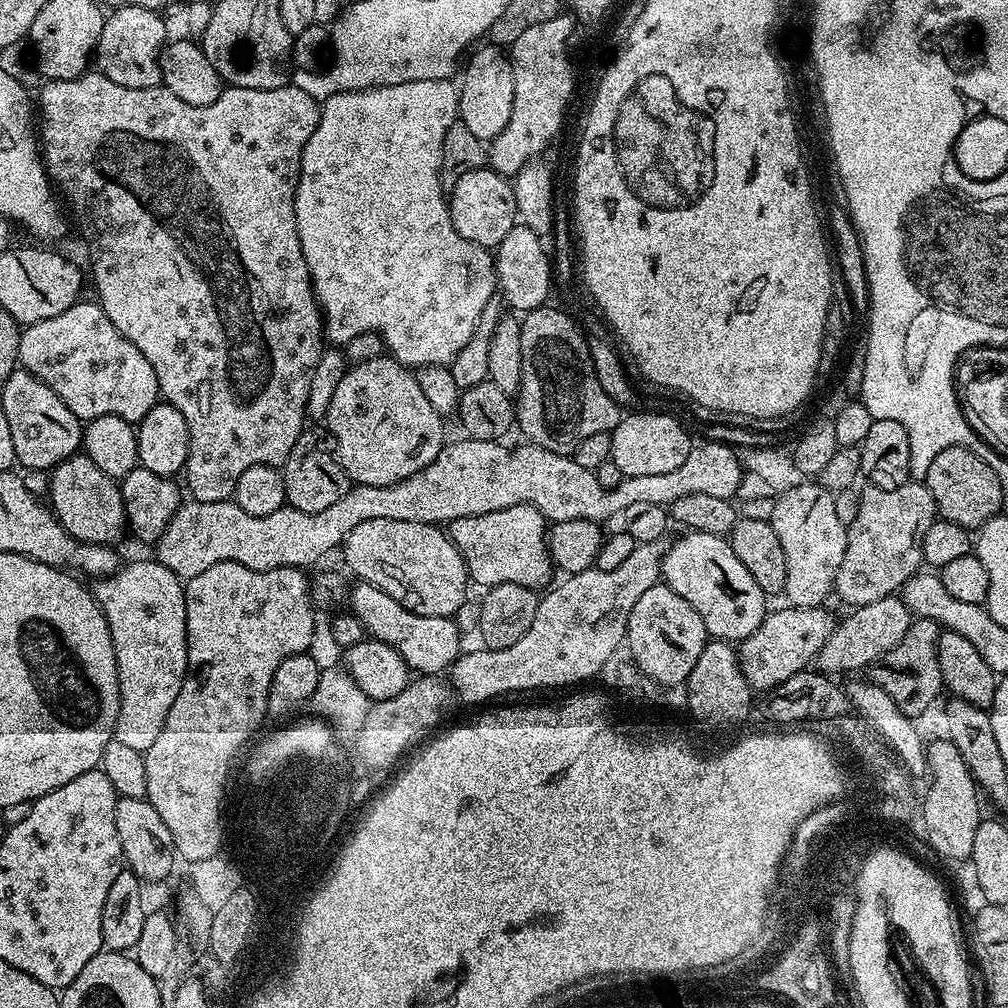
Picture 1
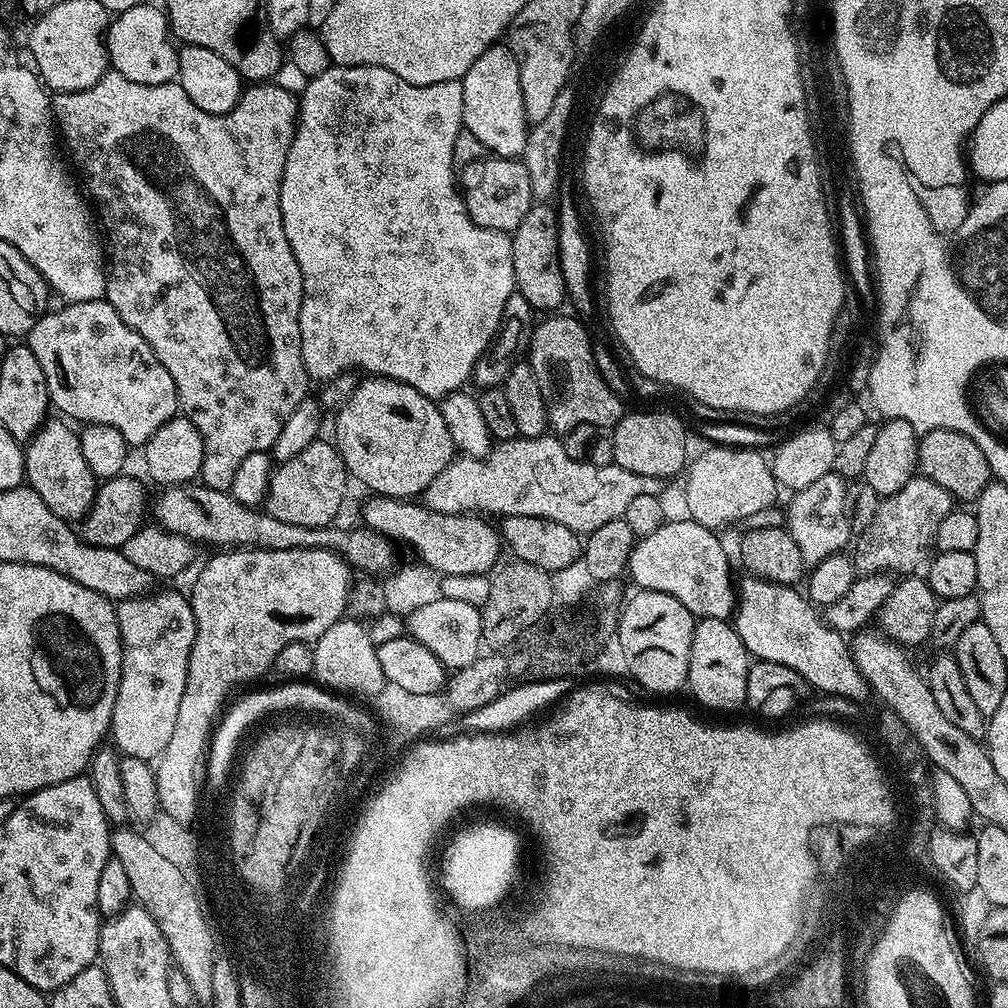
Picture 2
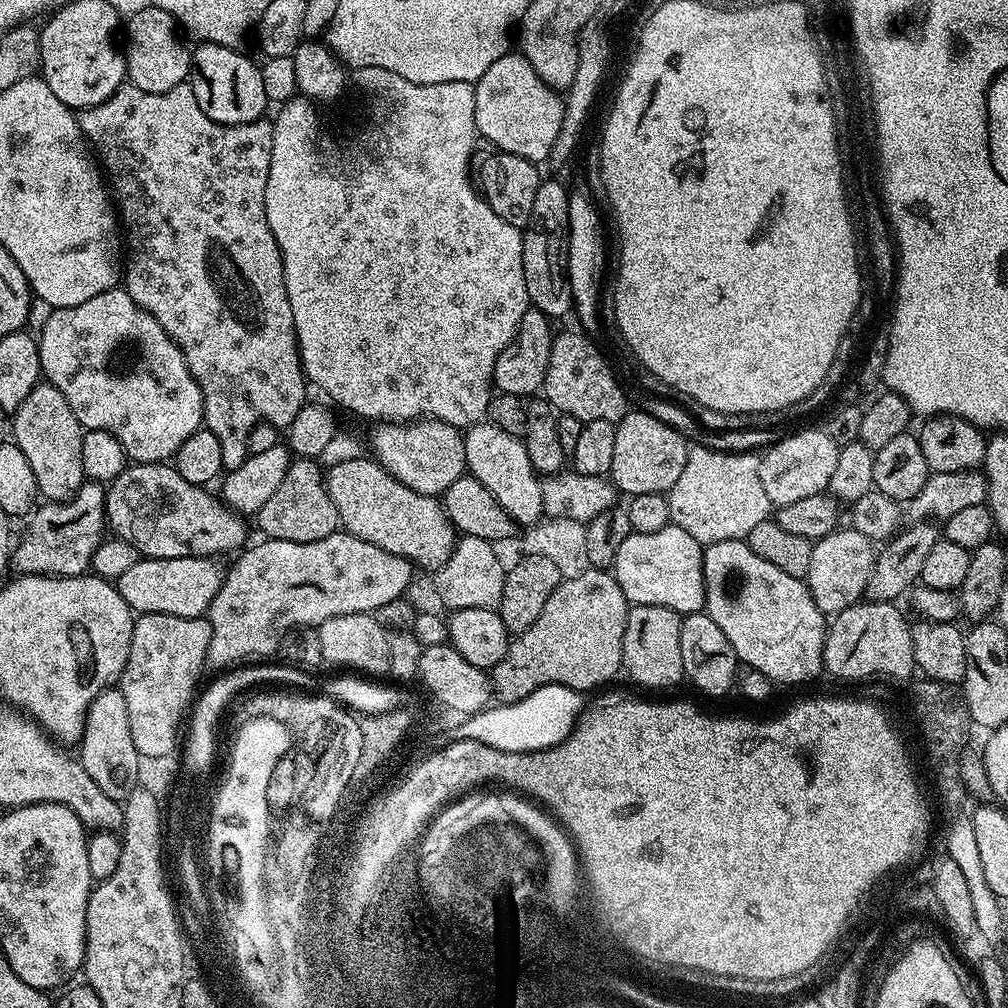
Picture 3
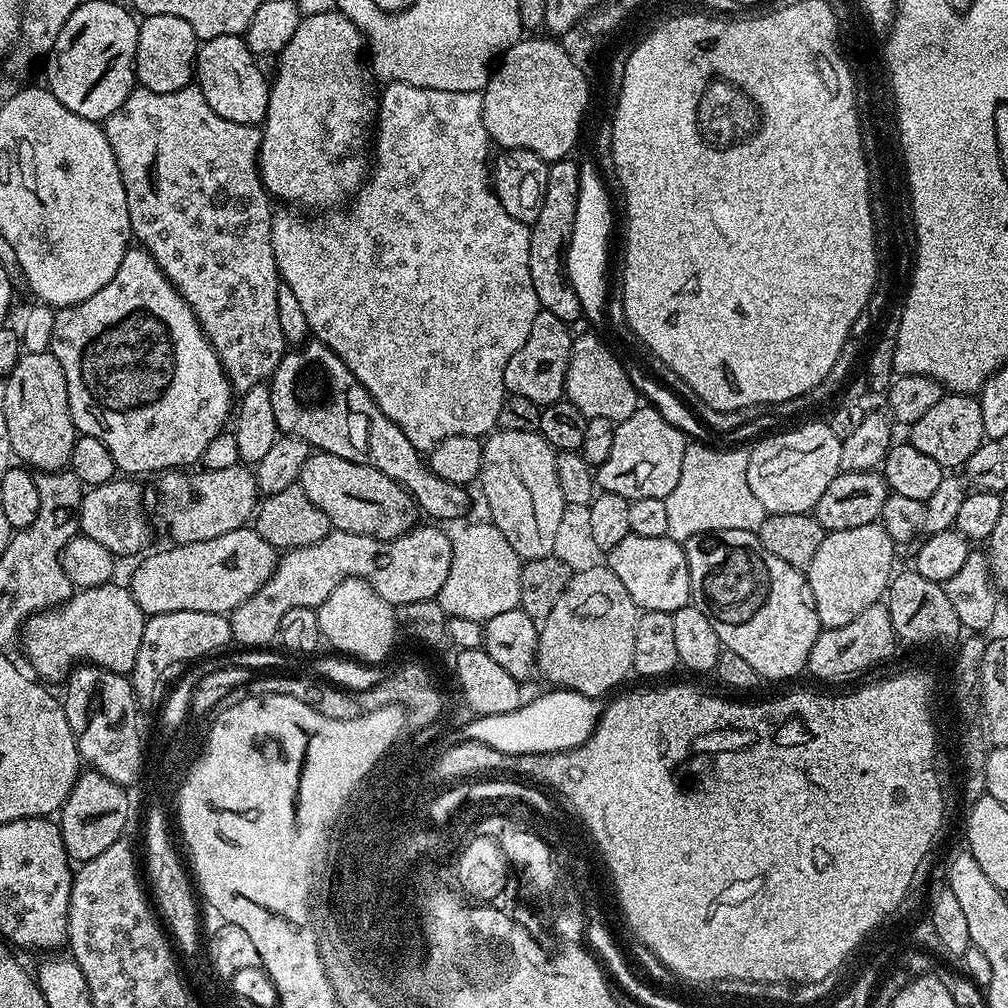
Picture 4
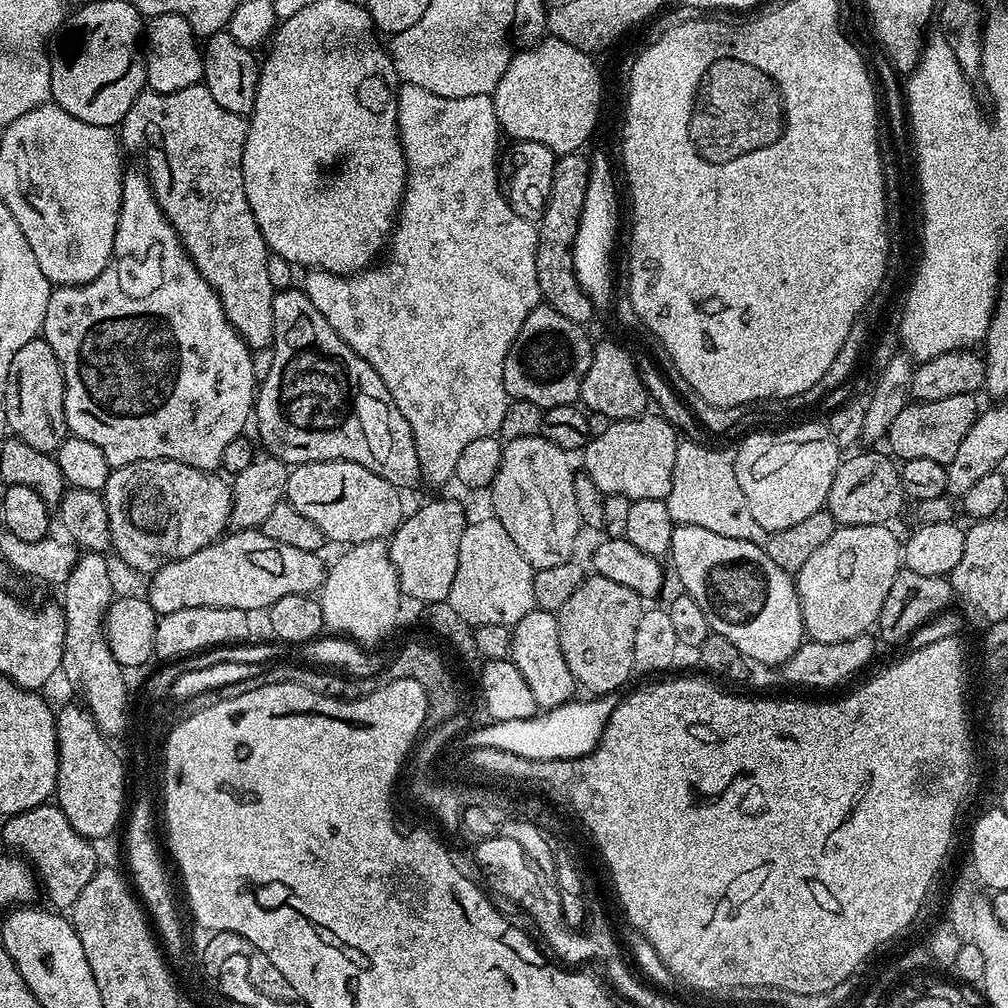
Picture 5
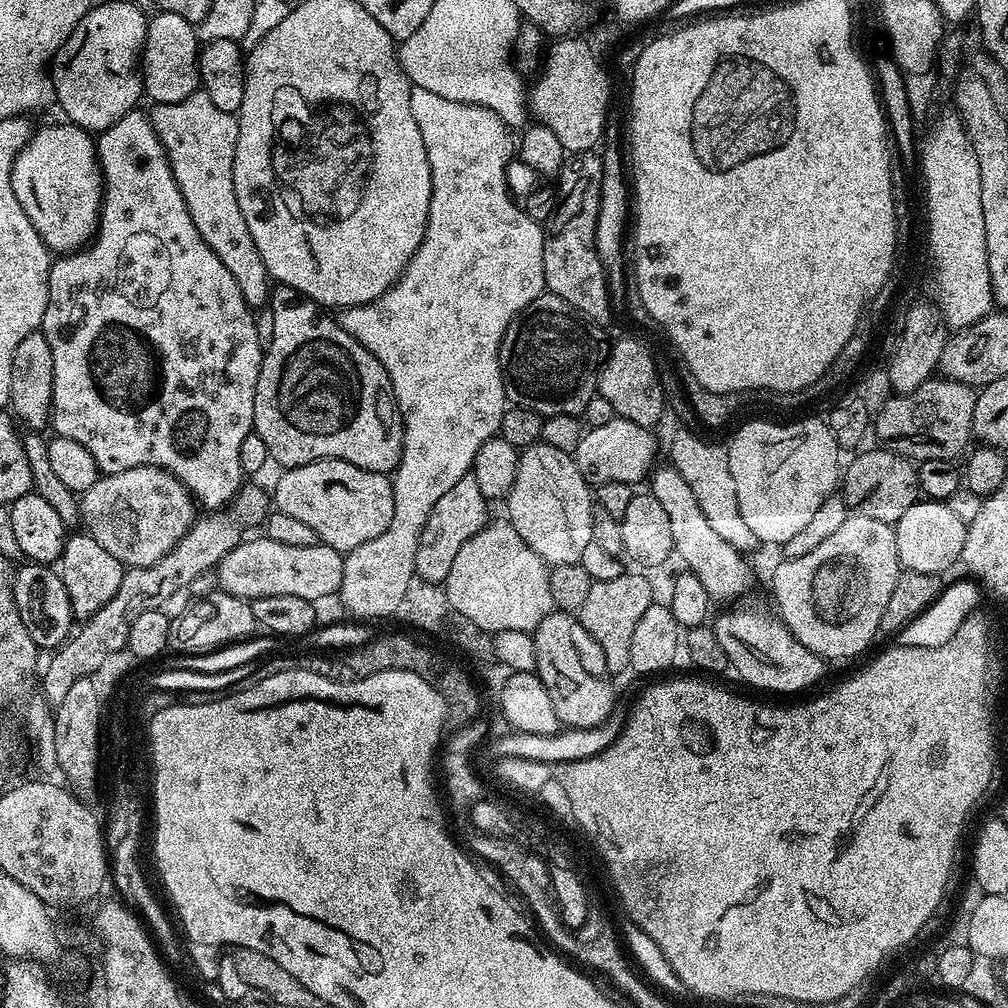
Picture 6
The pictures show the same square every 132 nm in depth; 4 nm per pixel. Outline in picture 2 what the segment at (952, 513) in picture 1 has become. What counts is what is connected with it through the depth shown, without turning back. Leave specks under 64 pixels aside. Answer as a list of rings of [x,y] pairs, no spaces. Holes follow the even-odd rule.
[[[941,428],[923,433],[918,440],[916,459],[919,475],[930,478],[930,482],[938,482],[938,486],[942,486],[957,501],[975,502],[982,490],[986,490],[986,486],[994,480],[990,466],[986,462],[985,449],[975,438],[977,439],[975,435],[968,432]]]

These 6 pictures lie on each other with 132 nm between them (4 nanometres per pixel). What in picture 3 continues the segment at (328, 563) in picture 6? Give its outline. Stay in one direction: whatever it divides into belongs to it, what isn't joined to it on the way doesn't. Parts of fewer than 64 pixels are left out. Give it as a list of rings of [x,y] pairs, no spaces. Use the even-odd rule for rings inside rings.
[[[183,556],[182,558],[142,558],[130,570],[116,579],[118,594],[126,598],[133,613],[174,614],[195,620],[207,613],[214,594],[224,581],[225,569],[219,568],[215,559],[207,556]]]

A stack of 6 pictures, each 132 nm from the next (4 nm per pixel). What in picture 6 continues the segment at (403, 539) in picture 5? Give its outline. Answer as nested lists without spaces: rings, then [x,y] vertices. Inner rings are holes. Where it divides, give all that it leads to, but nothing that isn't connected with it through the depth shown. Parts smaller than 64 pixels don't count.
[[[471,474],[464,476],[438,502],[434,502],[434,510],[430,510],[430,518],[426,518],[426,526],[420,531],[420,541],[416,551],[415,575],[425,584],[435,586],[443,585],[444,579],[450,574],[450,566],[454,566],[454,558],[458,550],[474,538],[484,527],[490,523],[488,516],[490,501],[478,488],[478,482]]]

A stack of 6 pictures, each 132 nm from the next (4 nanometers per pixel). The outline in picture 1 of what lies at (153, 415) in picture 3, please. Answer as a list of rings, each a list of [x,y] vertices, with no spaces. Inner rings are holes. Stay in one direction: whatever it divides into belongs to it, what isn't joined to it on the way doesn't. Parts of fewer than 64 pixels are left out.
[[[77,302],[74,306],[70,306],[70,310],[62,310],[62,314],[54,314],[54,318],[46,318],[37,324],[27,325],[20,333],[20,345],[18,346],[19,367],[25,372],[34,374],[46,386],[50,386],[50,390],[54,390],[54,394],[58,394],[58,398],[62,398],[62,402],[66,402],[68,409],[82,422],[93,420],[99,416],[117,416],[123,420],[139,422],[142,418],[146,418],[146,414],[150,414],[150,410],[161,399],[158,378],[154,378],[154,369],[150,367],[150,362],[146,362],[146,354],[141,354],[138,351],[138,346],[134,346],[134,342],[122,338],[122,334],[118,334],[118,330],[114,330],[114,322],[110,322],[110,318],[106,318],[106,314],[101,310],[99,303],[84,303]]]

